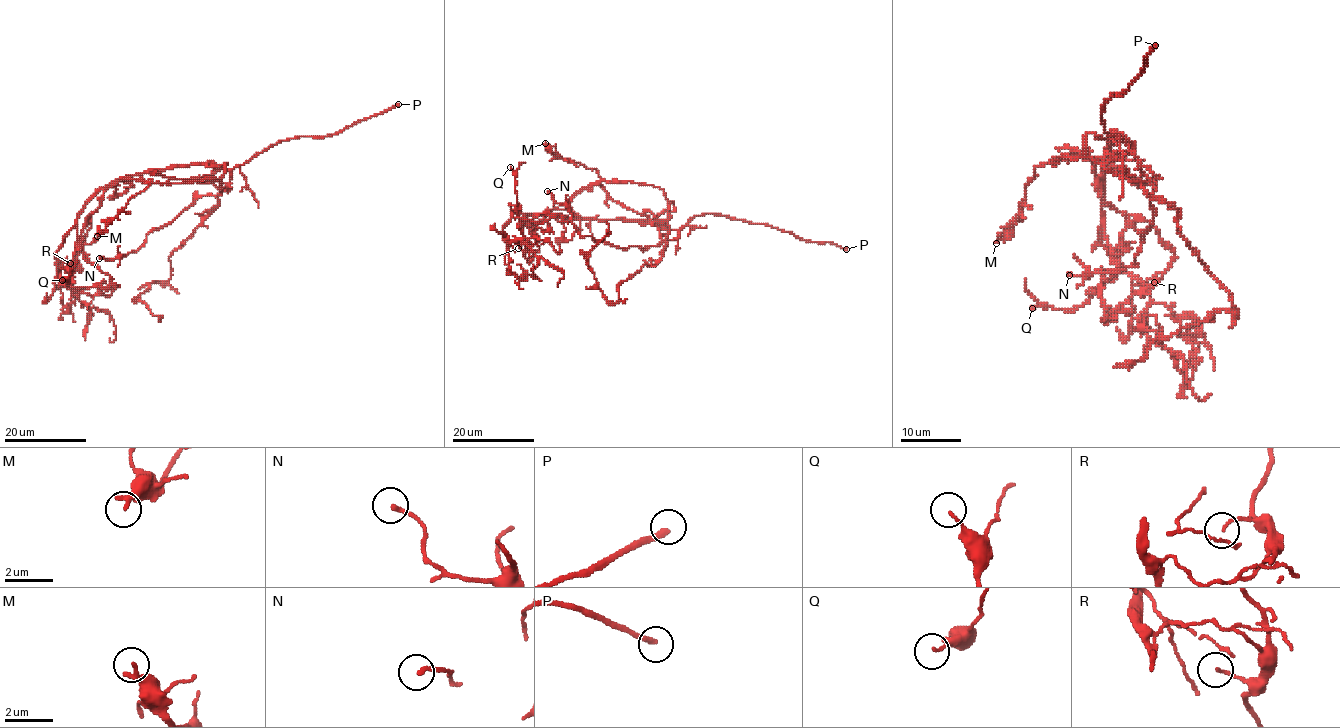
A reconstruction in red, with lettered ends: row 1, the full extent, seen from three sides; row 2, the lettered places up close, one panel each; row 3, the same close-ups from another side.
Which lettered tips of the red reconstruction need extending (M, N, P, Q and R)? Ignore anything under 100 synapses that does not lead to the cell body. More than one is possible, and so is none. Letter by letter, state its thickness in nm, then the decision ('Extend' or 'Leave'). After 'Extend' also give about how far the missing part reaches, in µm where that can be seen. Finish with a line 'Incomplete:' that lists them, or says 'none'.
M: Thickness 200 nm. Leave
N: Thickness 180 nm. Leave
P: Thickness 240 nm. Extend. Missing length about 4 µm
Q: Thickness 110 nm. Extend. Missing length about 60 µm
R: Thickness 60 nm. Leave
Incomplete: P, Q

